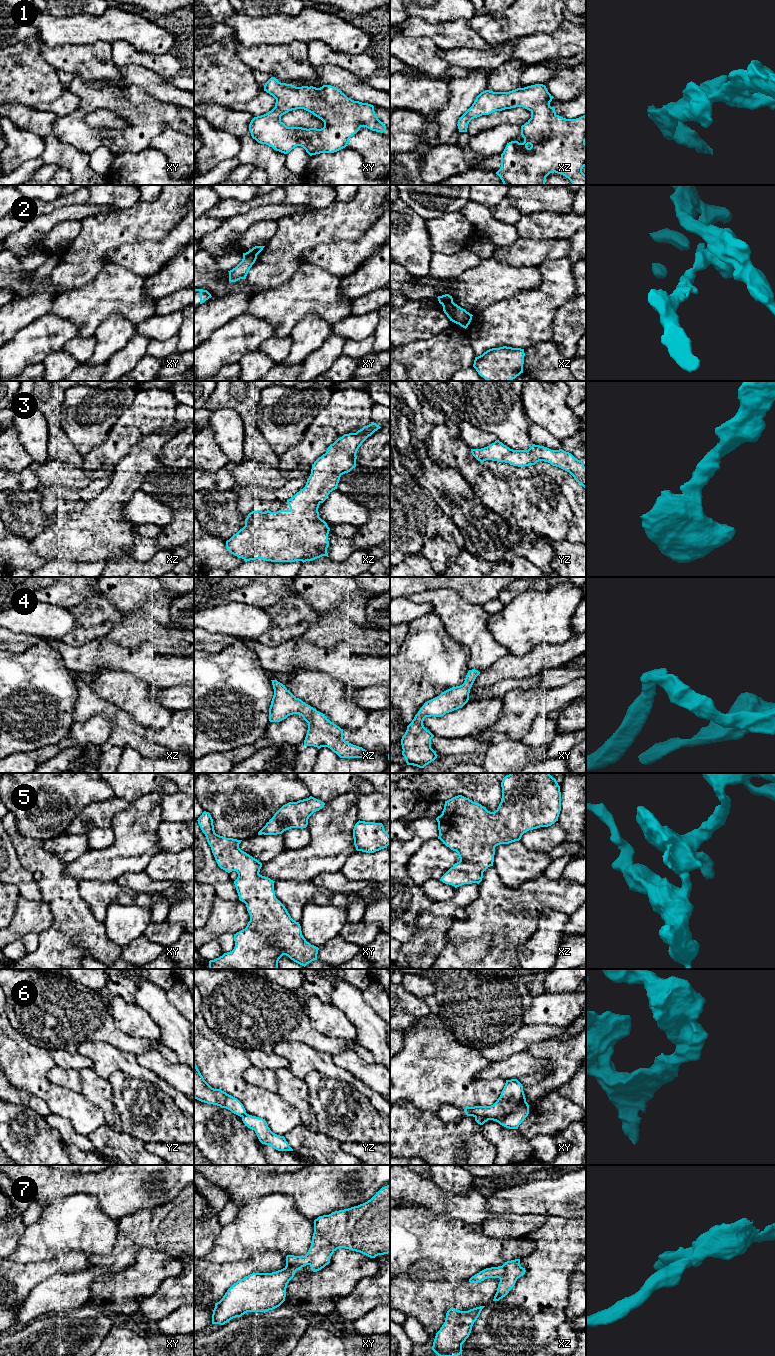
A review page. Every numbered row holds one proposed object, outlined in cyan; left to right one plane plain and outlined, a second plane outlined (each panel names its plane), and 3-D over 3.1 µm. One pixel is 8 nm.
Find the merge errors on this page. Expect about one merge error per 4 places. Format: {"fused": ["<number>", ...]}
{"fused": ["2", "6"]}

